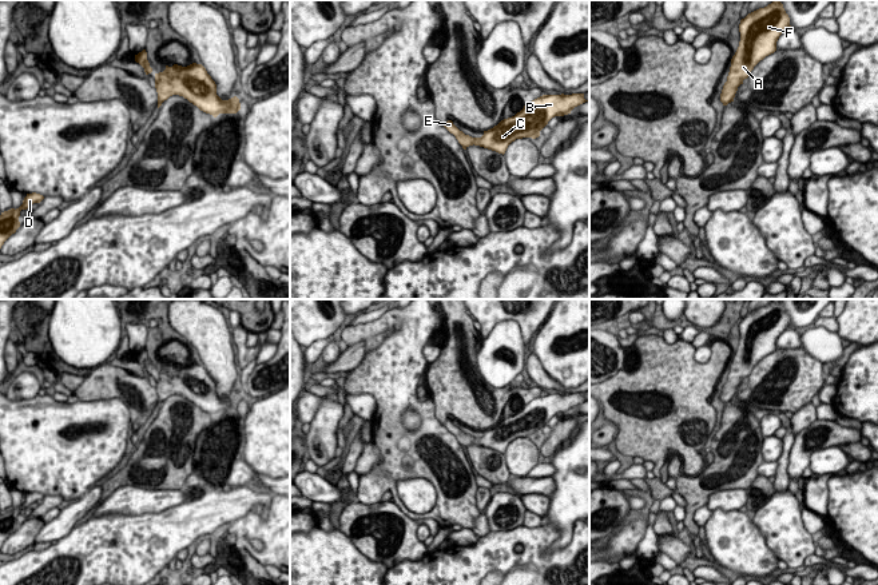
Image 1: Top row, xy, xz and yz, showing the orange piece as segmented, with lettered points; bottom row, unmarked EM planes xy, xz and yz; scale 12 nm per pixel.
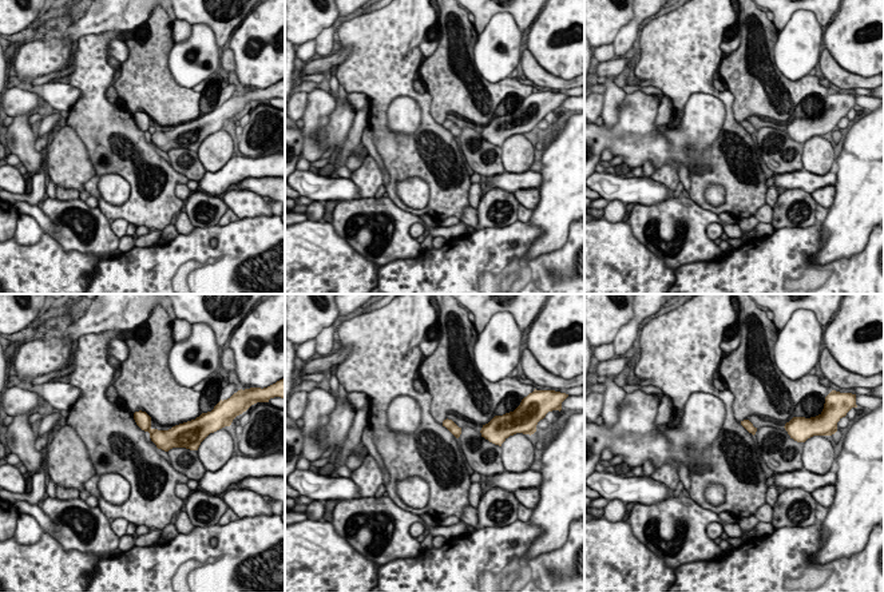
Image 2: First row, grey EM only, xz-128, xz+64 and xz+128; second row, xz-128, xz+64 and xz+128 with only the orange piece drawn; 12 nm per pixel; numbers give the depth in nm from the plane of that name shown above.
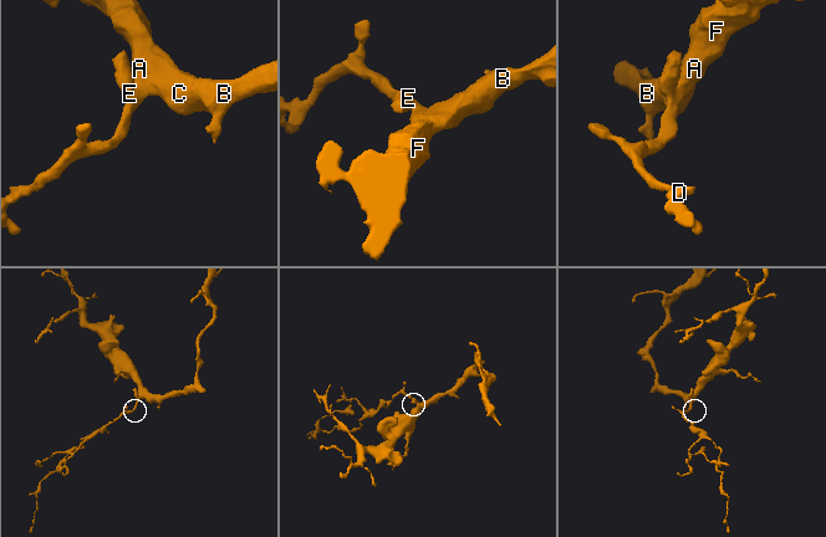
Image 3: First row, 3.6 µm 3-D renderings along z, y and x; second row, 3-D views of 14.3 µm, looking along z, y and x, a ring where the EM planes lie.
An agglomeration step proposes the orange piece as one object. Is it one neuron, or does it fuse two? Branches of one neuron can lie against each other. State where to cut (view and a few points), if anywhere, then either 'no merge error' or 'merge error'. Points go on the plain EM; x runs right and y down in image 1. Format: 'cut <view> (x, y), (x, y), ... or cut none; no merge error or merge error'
cut none; no merge error

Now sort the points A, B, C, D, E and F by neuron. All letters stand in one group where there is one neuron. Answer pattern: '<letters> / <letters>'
A B C D E F

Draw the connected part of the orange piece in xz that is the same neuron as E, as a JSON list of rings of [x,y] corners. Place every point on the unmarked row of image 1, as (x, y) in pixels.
[[[584,393],[543,394],[524,405],[515,415],[484,430],[481,437],[465,434],[452,419],[448,419],[444,426],[456,435],[464,449],[474,443],[504,454],[508,445],[516,438],[539,437],[540,430],[552,417],[568,414],[575,406],[585,401],[588,399],[584,398]]]

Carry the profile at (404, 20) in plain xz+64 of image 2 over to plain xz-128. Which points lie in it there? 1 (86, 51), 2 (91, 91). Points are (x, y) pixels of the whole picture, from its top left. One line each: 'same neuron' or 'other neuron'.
1: same neuron
2: same neuron

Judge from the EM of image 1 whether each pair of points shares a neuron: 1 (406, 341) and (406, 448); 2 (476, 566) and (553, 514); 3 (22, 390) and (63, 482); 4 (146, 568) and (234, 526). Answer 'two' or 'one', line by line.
1: one
2: two
3: two
4: two

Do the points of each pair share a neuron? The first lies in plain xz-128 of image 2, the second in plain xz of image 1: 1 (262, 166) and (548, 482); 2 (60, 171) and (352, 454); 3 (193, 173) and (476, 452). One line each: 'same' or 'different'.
1: different
2: different
3: same

